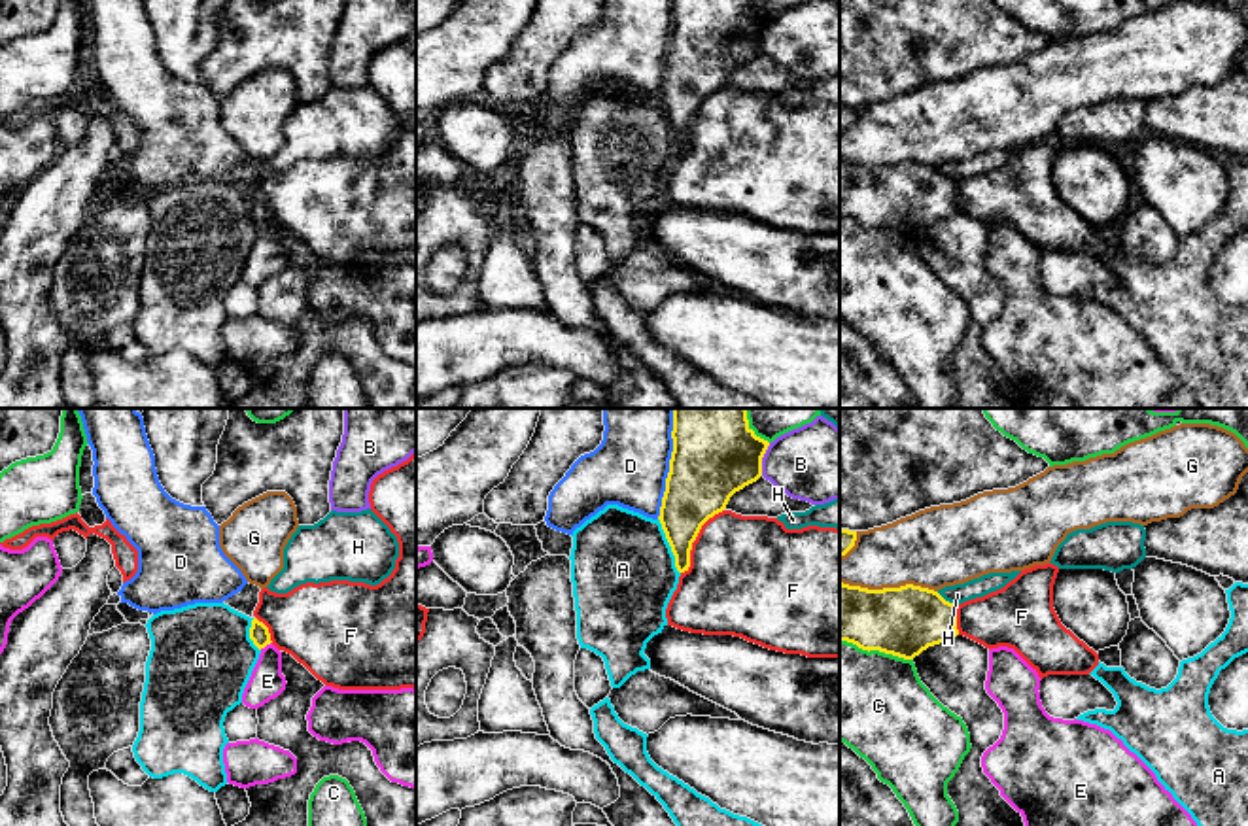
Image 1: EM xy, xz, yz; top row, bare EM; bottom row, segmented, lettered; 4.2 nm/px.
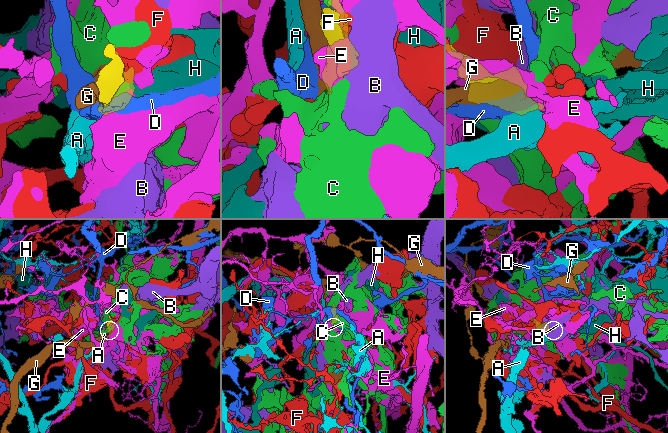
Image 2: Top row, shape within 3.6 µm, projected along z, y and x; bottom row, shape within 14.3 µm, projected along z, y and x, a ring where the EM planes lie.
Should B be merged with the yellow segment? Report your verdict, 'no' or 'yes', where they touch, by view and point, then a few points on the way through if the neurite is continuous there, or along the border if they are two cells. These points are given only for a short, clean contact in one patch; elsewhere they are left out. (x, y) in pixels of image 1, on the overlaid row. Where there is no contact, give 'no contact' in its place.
no | xz (761, 460)

